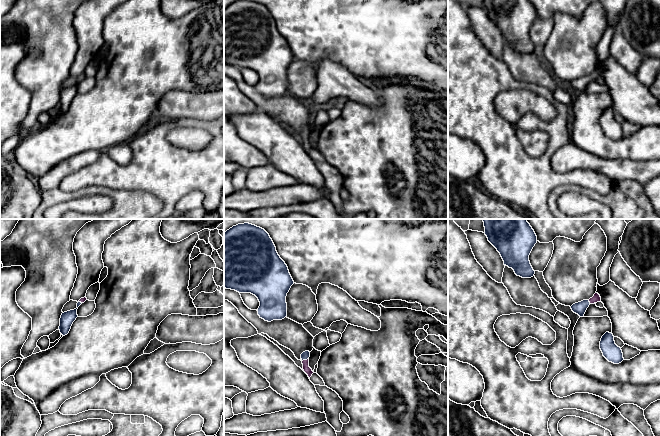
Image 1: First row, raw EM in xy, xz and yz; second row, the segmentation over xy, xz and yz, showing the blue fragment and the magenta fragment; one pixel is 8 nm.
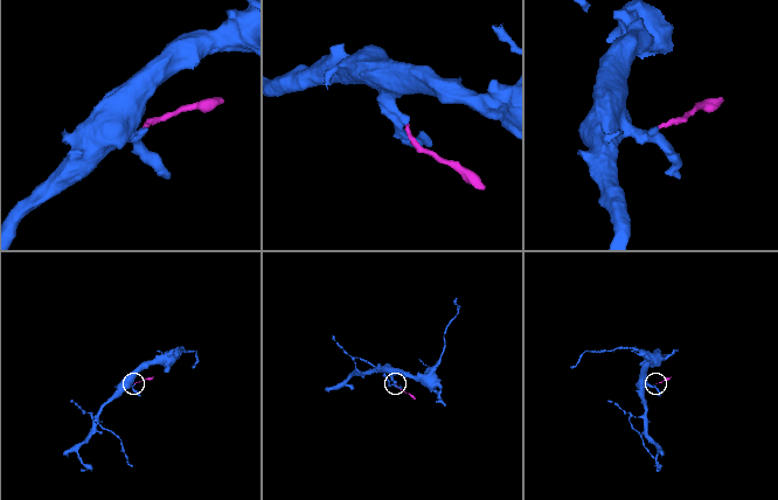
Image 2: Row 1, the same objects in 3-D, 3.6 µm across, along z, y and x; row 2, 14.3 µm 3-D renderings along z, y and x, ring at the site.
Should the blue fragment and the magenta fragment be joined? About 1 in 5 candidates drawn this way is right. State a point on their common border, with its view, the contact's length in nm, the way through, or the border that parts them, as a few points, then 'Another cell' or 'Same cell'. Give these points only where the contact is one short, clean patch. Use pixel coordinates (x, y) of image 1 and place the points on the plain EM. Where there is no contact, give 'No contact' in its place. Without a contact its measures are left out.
Touches blue at xz (305, 135). Shared border 60 nm. Path across: xz (305, 131), (305, 135), (306, 144). Same cell

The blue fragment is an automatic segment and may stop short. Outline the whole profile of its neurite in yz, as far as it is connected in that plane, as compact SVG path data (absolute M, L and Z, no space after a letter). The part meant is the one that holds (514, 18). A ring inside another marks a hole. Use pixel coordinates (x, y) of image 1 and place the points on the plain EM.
M484 0L488 17L500 29L504 41L512 44L517 52L534 52L529 31L537 19L537 12L530 0Z

